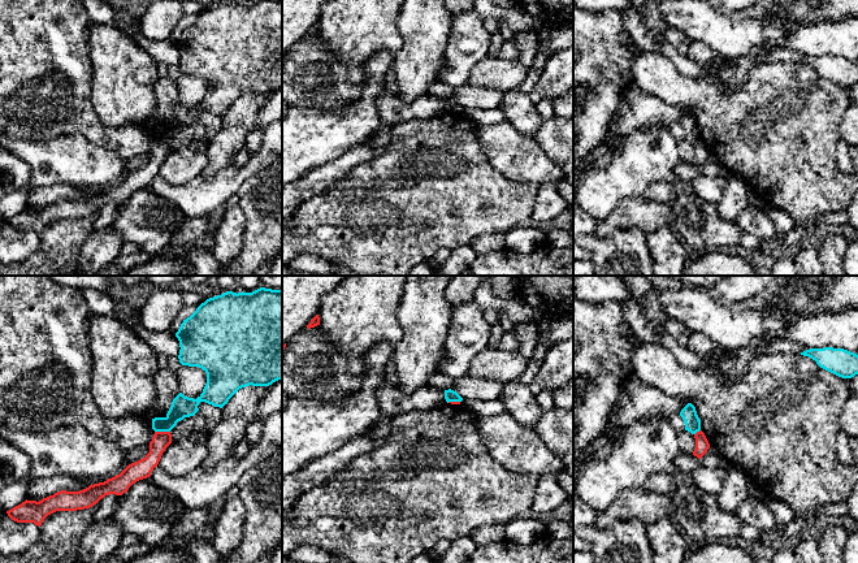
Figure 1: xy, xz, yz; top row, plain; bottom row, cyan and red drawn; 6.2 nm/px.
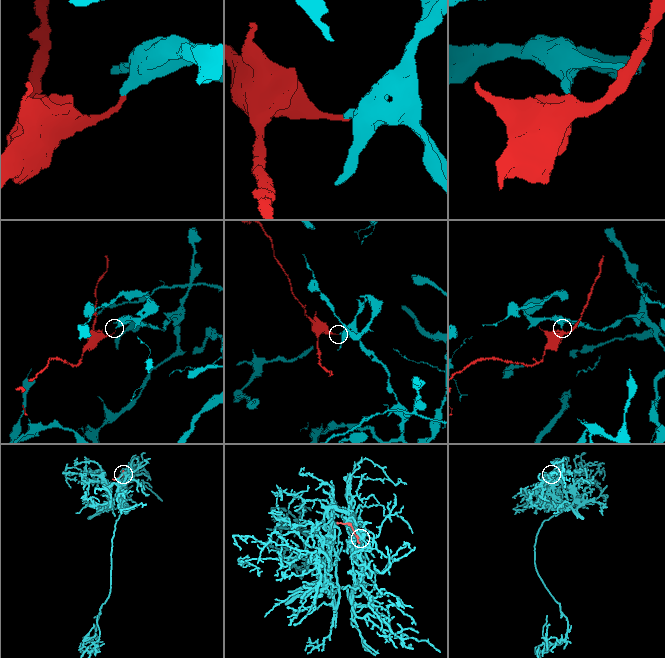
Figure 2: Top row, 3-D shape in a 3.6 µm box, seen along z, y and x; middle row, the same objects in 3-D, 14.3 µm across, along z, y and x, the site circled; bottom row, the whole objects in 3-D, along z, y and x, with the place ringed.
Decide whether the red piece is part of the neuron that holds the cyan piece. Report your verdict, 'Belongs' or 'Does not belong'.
Does not belong

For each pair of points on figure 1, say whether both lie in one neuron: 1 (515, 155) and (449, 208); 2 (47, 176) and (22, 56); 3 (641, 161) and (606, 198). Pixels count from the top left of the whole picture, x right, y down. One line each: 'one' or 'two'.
1: two
2: two
3: one

